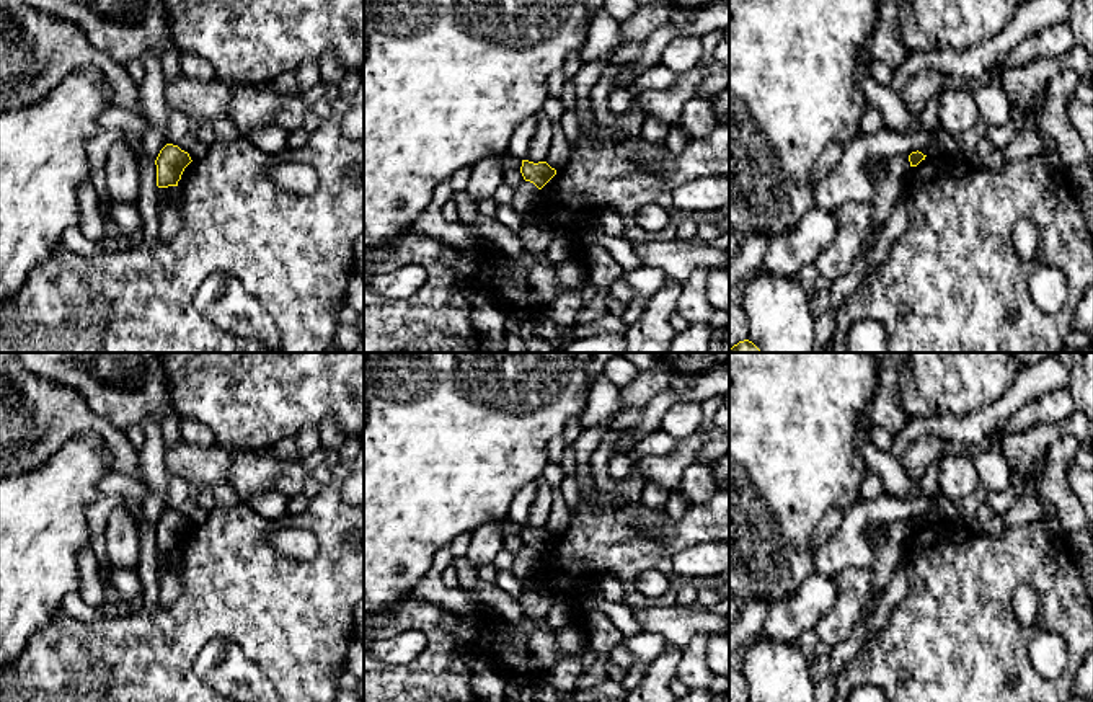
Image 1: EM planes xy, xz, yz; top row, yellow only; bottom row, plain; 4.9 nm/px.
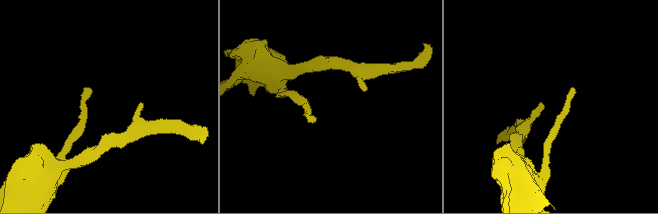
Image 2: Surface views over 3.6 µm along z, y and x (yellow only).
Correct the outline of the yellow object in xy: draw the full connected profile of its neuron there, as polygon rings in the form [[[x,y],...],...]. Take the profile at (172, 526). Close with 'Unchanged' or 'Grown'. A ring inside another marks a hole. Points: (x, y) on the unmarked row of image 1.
[[[166,509],[157,526],[157,552],[168,553],[178,552],[184,534],[191,529],[188,518],[181,516],[178,511]]]. Unchanged

